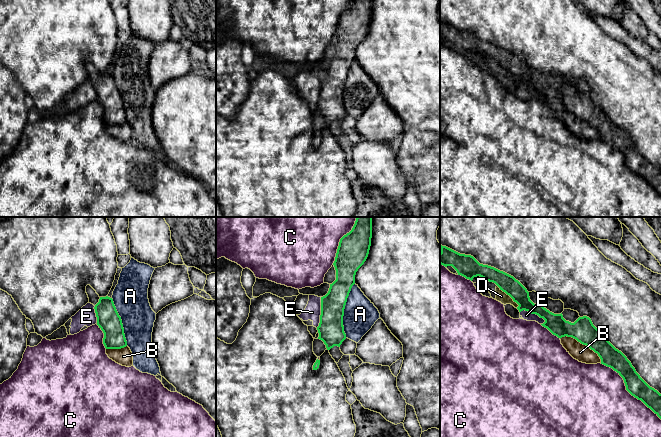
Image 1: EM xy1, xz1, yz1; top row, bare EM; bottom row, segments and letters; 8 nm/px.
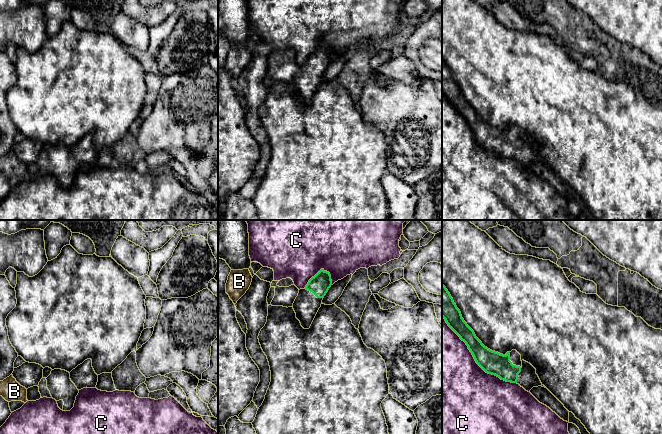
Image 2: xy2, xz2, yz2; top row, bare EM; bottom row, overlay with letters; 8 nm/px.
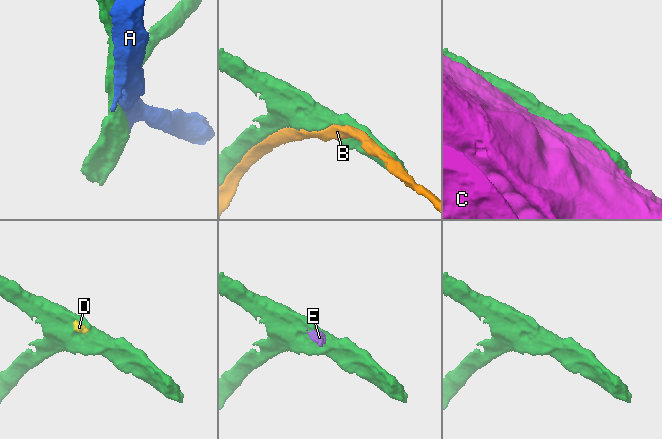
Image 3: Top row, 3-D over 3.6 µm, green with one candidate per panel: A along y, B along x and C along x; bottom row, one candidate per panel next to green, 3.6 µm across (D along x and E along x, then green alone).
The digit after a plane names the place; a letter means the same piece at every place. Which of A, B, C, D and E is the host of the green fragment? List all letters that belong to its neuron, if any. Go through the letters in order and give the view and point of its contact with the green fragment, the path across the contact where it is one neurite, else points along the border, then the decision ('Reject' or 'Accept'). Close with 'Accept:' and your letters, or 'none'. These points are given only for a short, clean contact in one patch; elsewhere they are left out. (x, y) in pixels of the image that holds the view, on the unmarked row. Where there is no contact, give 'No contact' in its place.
A: Touches green at xz1 (343, 86). Reject
B: Touches green at yz1 (583, 120). Reject
C: Touches green at yz2 (474, 134). Reject
D: Touches green at yz1 (508, 70). Boundary: yz1 (497, 61), (519, 81). Reject
E: Touches green at xz1 (321, 88). Boundary: xz1 (321, 73), (320, 98), (316, 103). Reject
Accept: none

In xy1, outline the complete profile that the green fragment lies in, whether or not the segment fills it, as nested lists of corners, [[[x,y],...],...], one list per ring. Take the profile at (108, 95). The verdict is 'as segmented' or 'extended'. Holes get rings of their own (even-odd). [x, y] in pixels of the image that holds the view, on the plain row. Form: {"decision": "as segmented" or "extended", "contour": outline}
{"decision": "as segmented", "contour": [[[100,73],[94,83],[97,101],[104,109],[103,120],[106,125],[121,125],[127,122],[124,104],[113,75]]]}

